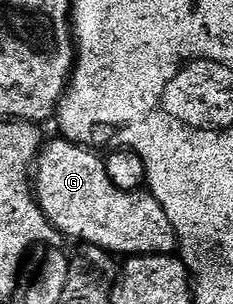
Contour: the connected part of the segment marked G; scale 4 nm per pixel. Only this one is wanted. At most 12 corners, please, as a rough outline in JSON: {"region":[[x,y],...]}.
{"region":[[63,136],[34,193],[61,235],[113,256],[172,254],[151,192],[116,188],[105,159]]}

